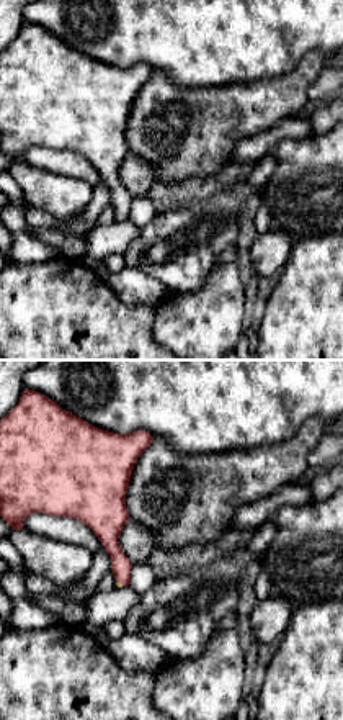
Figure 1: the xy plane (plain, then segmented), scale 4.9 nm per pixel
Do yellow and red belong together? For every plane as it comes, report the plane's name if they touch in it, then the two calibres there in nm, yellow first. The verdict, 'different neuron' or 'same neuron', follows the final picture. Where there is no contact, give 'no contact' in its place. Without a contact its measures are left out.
contact in xy; calibres 20 and 110 nm

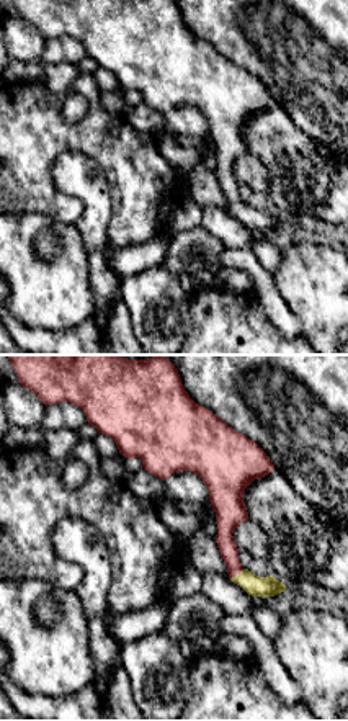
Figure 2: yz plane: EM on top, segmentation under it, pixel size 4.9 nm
contact in yz; calibres 110 and 90 nm

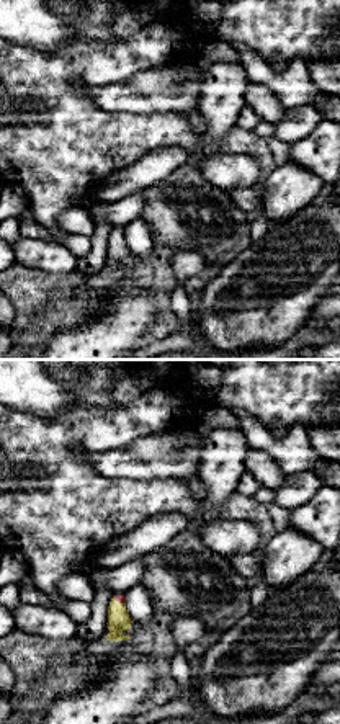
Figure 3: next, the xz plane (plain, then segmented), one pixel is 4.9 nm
contact in xz; calibres 110 and 50 nm

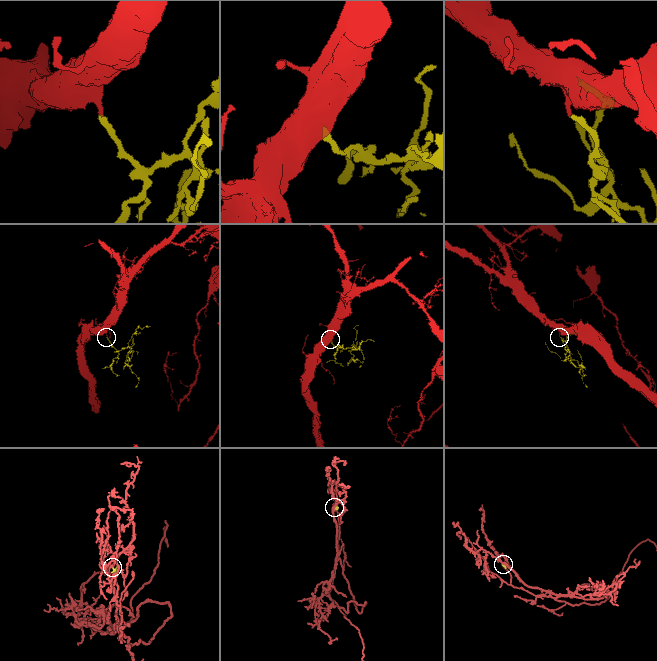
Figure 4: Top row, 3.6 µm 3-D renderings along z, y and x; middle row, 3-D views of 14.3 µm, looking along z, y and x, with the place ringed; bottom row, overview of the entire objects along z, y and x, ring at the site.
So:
same neuron

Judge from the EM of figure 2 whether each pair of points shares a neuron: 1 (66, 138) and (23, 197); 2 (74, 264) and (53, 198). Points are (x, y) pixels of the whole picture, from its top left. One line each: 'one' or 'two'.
1: one
2: two

